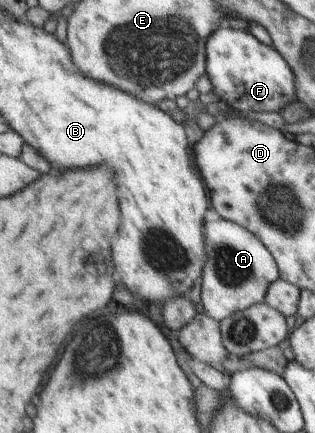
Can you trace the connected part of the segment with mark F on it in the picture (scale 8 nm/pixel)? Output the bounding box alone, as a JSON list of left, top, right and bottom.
[205,26,298,112]

